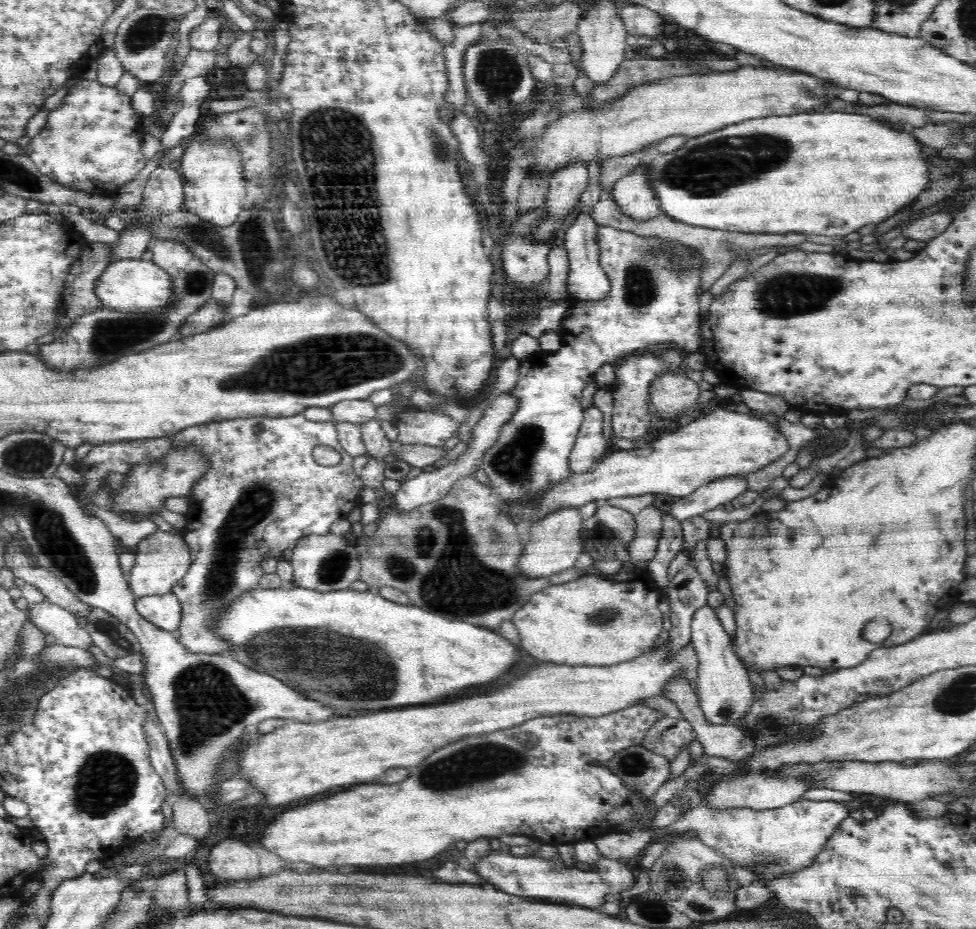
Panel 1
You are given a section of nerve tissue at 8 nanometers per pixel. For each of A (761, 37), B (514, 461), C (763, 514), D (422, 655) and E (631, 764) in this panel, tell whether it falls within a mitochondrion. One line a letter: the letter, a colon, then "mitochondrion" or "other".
A: other
B: mitochondrion
C: other
D: other
E: mitochondrion

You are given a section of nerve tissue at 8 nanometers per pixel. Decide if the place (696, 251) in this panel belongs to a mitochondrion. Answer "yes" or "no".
no

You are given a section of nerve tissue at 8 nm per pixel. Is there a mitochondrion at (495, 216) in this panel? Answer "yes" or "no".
no

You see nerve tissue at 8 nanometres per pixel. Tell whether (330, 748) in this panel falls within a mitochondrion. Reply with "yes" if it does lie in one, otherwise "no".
no

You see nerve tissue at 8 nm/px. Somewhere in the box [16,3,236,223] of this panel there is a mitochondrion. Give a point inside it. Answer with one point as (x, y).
(144, 32)

